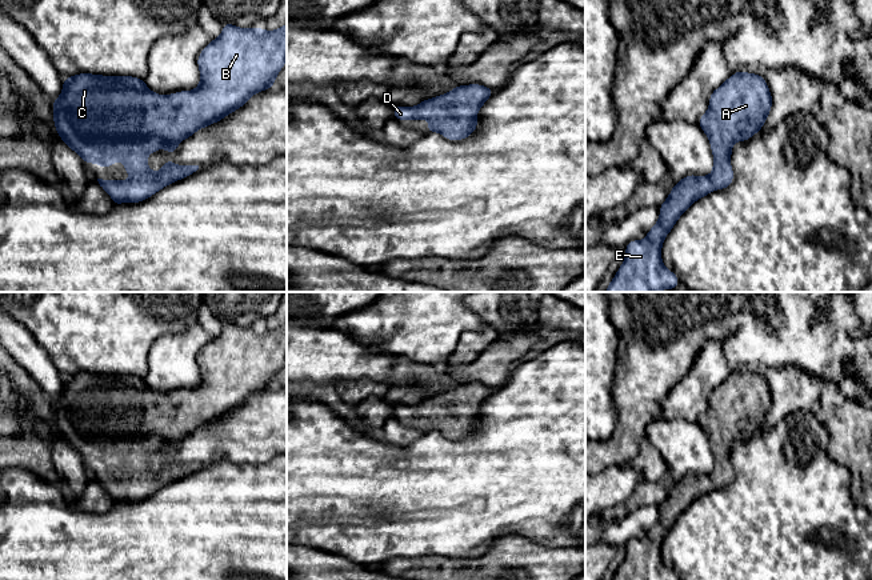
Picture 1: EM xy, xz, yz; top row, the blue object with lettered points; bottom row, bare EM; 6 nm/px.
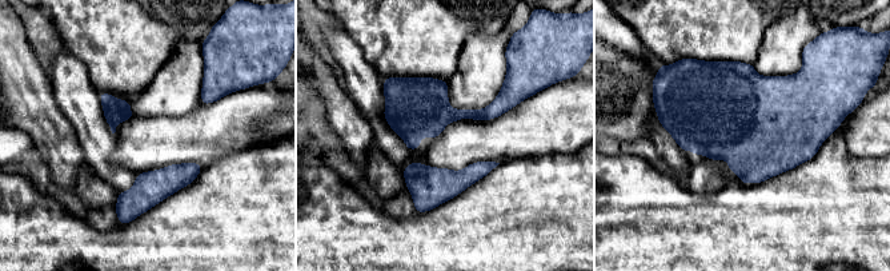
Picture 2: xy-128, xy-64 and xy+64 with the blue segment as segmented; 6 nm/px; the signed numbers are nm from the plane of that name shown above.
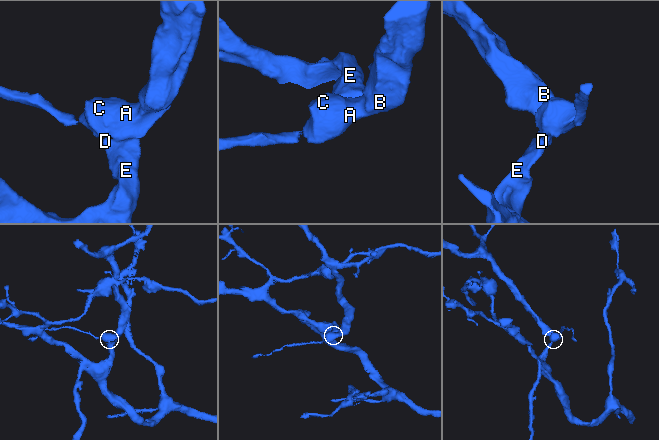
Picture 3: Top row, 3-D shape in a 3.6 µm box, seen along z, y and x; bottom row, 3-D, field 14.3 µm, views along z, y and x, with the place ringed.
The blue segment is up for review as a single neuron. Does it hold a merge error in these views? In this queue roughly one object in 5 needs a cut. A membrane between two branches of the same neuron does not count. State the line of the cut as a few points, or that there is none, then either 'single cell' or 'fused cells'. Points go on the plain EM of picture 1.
no cut; single cell

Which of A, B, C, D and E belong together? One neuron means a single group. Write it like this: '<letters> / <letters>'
A B C D E

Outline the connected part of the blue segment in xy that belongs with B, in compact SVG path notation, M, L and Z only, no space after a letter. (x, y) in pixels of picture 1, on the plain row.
M224 321L221 333L212 337L197 356L200 381L196 388L157 393L145 384L144 377L77 372L72 376L64 376L60 395L52 400L55 427L61 440L68 443L81 456L83 461L99 463L101 467L111 467L115 460L124 461L124 469L131 473L129 479L97 477L115 504L141 501L164 485L191 475L199 468L199 464L176 464L172 459L167 459L159 471L152 471L147 461L148 453L160 447L172 453L179 447L180 440L191 436L201 427L219 421L241 407L255 392L275 385L275 377L284 367L285 360L287 323L275 329L265 329L261 325L245 328Z

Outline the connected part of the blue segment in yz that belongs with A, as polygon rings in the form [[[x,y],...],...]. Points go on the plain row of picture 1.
[[[743,369],[735,371],[711,392],[709,405],[697,420],[711,441],[711,473],[688,473],[675,483],[660,503],[657,521],[645,537],[631,539],[625,544],[625,557],[612,580],[680,580],[661,559],[667,533],[695,500],[732,483],[733,441],[747,440],[764,425],[772,401],[764,375]]]

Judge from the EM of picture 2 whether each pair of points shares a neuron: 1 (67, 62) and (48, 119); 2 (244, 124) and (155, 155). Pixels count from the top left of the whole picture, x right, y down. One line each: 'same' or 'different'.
1: different
2: same

